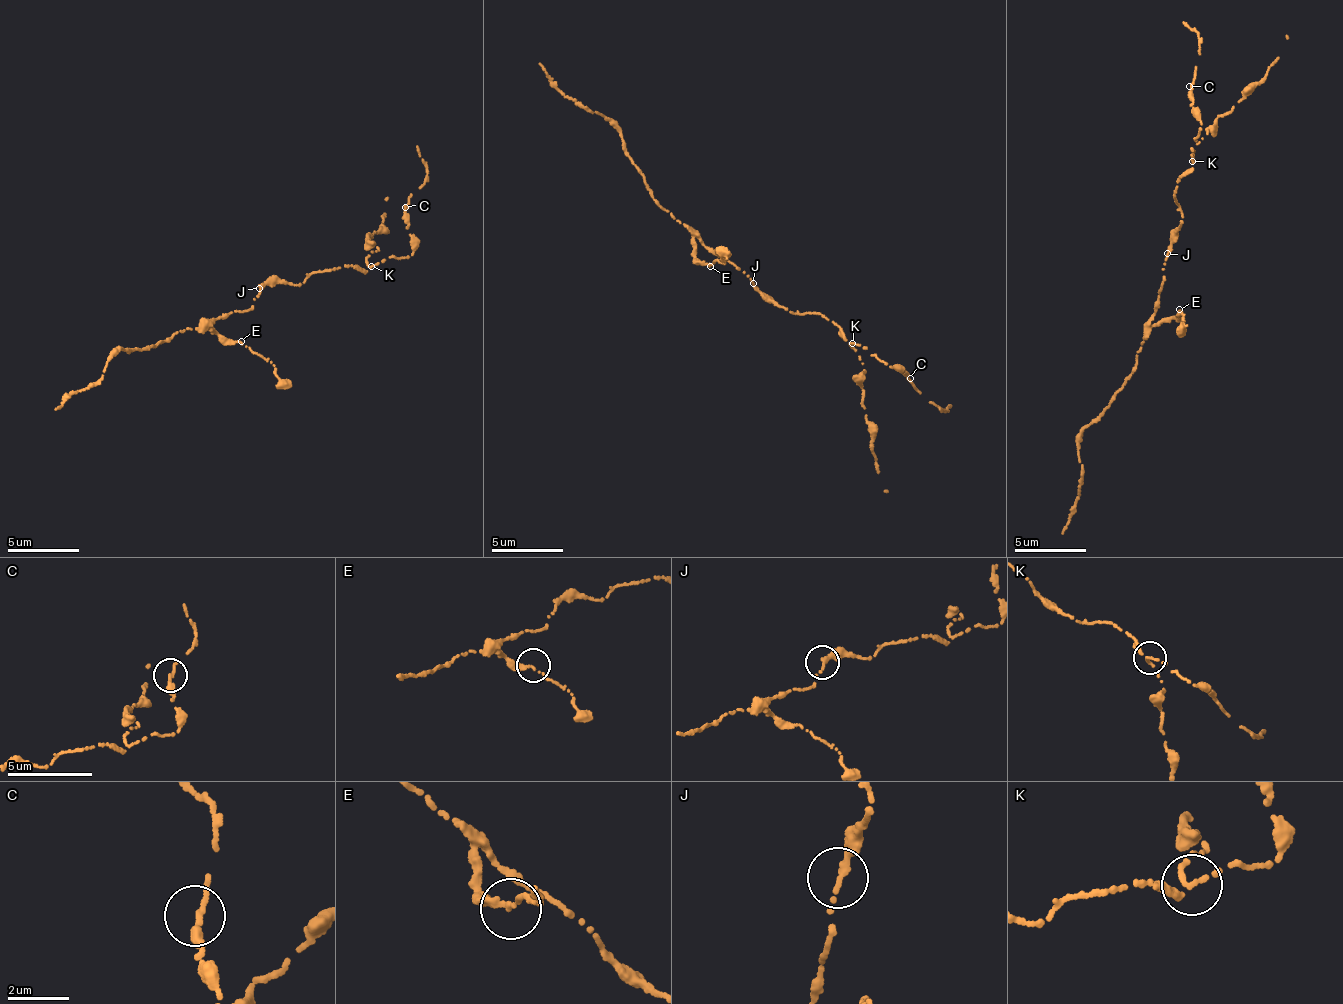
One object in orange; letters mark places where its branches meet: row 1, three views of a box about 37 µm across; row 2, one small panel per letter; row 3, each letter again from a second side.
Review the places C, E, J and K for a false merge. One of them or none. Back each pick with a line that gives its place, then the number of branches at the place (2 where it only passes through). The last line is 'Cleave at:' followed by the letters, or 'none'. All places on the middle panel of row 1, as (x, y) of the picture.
K: Place: (852, 343). Branches: 1
Cleave at: K

